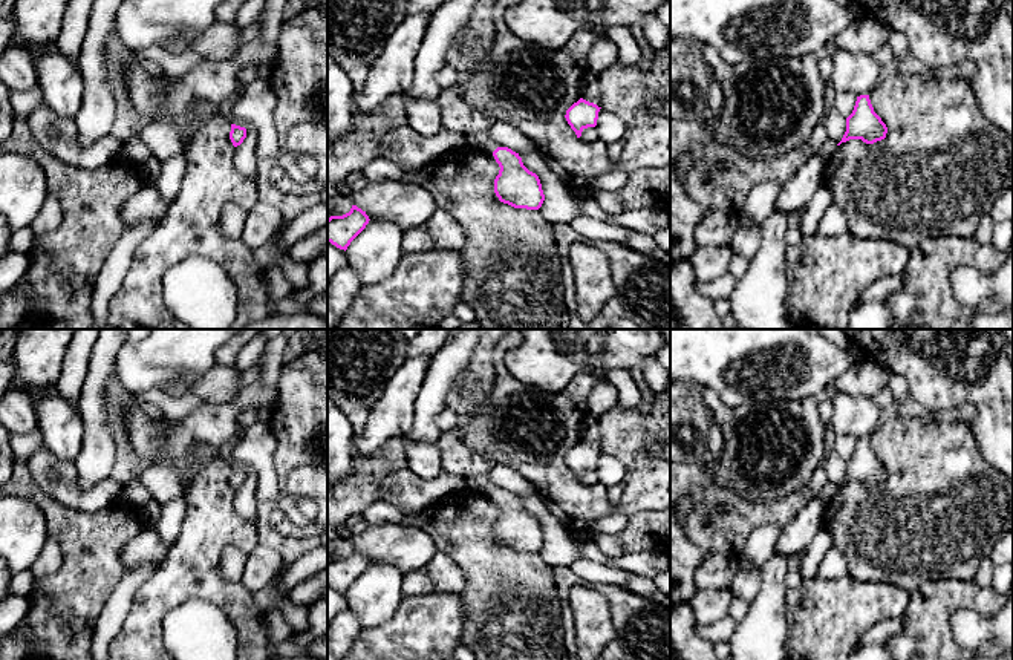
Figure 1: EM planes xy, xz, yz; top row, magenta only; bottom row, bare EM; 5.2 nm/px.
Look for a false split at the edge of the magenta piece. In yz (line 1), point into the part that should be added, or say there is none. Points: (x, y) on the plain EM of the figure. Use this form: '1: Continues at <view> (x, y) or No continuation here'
1: No continuation here

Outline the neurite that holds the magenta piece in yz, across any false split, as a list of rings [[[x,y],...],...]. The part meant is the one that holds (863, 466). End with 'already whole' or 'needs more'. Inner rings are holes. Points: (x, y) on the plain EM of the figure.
[[[869,438],[857,439],[852,456],[846,461],[846,475],[842,485],[849,482],[862,482],[866,487],[874,487],[886,481],[888,470],[874,455]]]; already whole

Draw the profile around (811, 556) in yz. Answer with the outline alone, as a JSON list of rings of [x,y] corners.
[[[822,528],[814,536],[814,539],[799,553],[802,580],[809,580],[817,576],[820,562],[832,547],[832,534]]]

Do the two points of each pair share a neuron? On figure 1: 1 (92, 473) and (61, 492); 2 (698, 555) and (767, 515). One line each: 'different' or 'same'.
1: different
2: different

